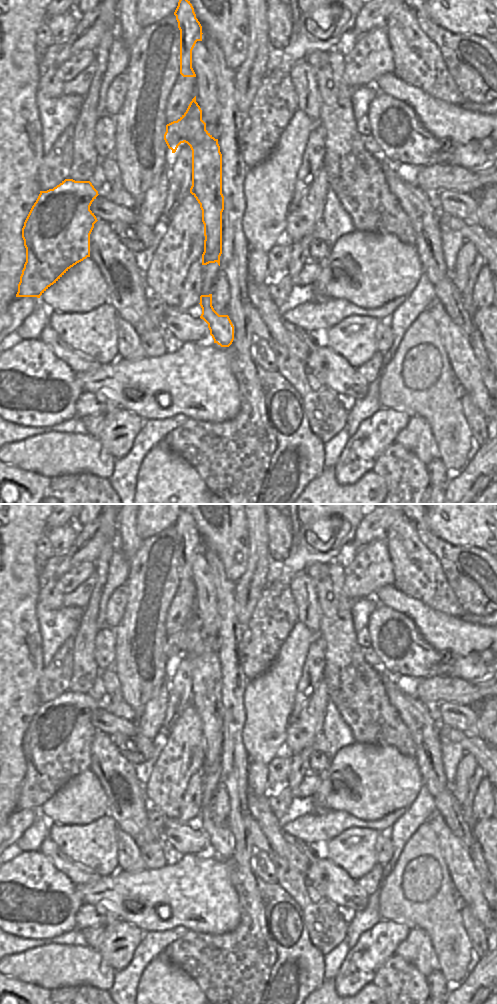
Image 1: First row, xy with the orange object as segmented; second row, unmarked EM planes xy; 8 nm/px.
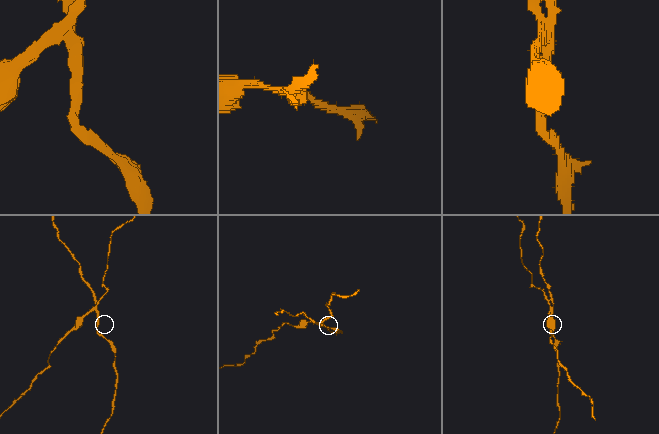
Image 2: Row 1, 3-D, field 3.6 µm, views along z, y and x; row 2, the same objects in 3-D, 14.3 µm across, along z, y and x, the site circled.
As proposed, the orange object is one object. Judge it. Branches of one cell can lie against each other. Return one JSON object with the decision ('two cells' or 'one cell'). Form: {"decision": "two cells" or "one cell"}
{"decision": "two cells"}

